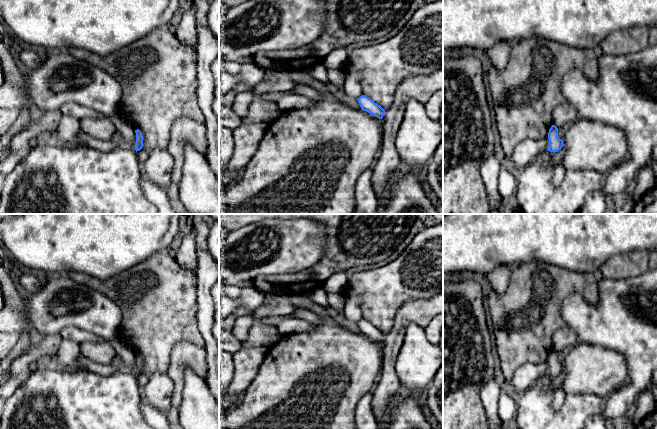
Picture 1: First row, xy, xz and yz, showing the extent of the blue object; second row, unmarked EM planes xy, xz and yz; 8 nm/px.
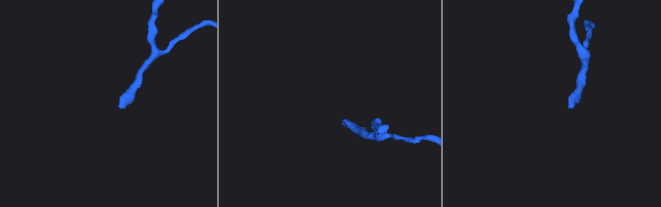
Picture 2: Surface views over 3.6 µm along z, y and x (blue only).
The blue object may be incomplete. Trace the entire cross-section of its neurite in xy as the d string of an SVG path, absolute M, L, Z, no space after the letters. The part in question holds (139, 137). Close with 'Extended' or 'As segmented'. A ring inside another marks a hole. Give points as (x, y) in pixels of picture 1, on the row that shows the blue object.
M139 129L135 133L135 148L118 147L111 152L88 146L37 144L1 185L0 214L158 214L140 185L137 152L144 137Z. Extended

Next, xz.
M362 95L357 100L363 111L370 113L379 119L383 118L385 110L372 99L366 95Z. As segmented

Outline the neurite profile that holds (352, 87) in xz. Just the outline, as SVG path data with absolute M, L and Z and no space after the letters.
M359 72L348 73L345 75L345 81L343 84L344 92L353 98L358 99L363 95L361 80L363 76Z

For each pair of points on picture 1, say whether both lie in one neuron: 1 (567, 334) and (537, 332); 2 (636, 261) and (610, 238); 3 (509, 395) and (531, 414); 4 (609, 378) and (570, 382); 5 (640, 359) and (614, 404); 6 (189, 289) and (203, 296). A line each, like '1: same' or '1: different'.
1: different
2: different
3: different
4: same
5: same
6: different

